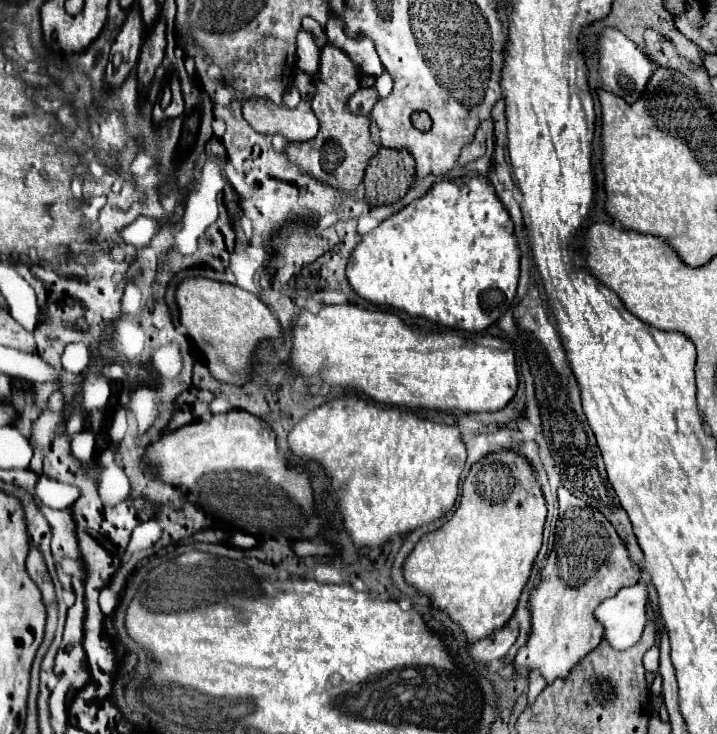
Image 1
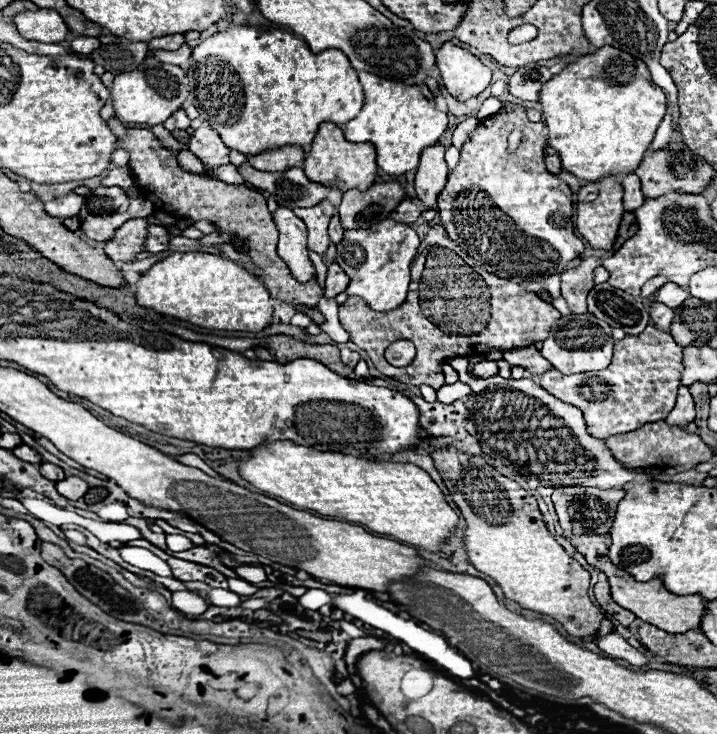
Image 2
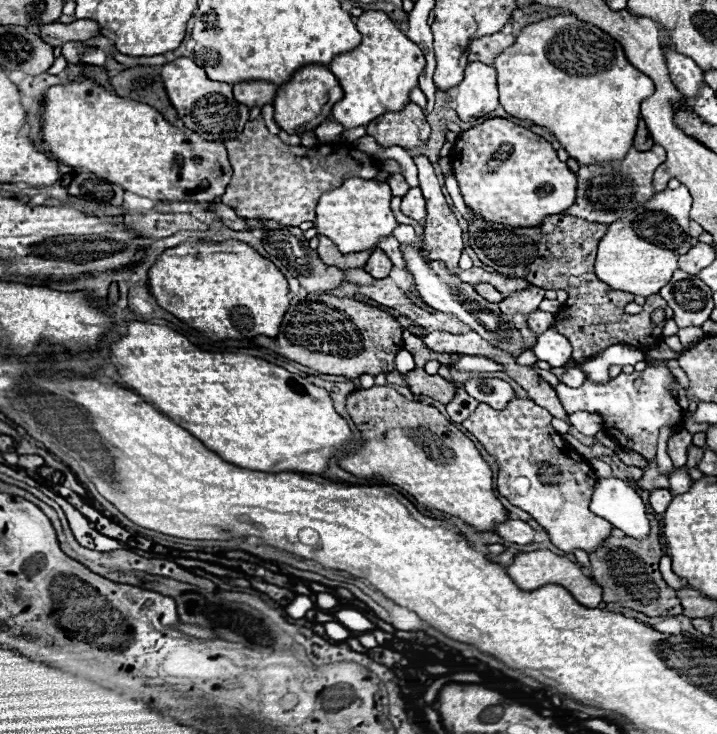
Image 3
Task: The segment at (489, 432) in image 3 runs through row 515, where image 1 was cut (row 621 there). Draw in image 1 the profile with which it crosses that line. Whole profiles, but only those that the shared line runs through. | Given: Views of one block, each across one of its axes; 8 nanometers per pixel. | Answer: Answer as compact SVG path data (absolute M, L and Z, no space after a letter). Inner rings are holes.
M564 486L558 488L558 504L560 504L560 518L556 524L556 538L550 556L546 558L546 566L542 568L540 584L530 592L528 610L530 610L530 624L532 630L528 634L526 644L518 650L514 658L514 674L532 674L538 672L546 684L550 686L558 678L568 678L568 672L602 640L602 626L594 620L594 610L610 596L614 596L620 588L632 586L640 582L640 572L632 566L626 546L622 544L620 536L608 522L608 518L584 504L584 500L572 496Z

